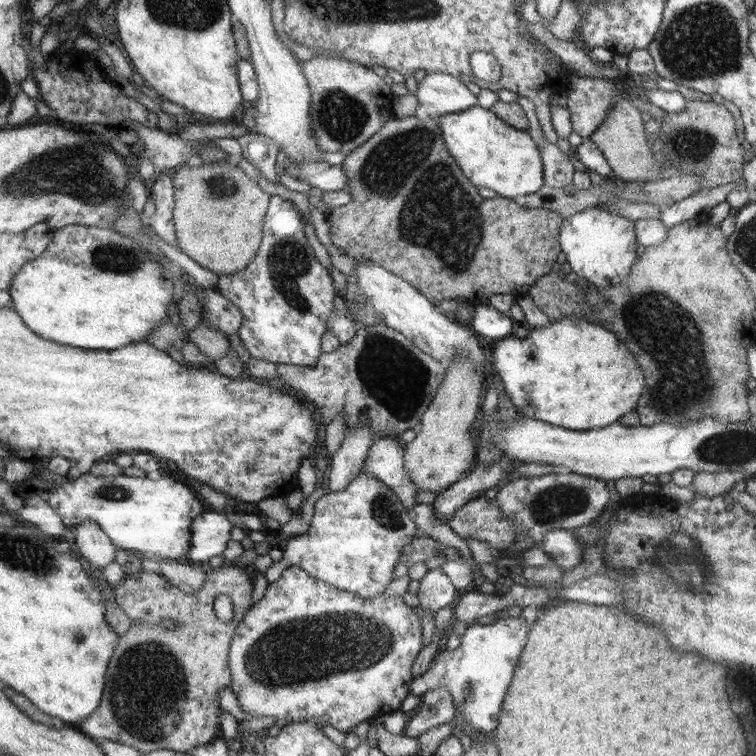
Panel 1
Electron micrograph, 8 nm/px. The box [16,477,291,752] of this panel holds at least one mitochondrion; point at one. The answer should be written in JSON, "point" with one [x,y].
{"point":[144,671]}

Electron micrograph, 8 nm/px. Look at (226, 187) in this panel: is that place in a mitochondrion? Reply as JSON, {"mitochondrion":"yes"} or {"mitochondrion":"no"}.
{"mitochondrion":"yes"}

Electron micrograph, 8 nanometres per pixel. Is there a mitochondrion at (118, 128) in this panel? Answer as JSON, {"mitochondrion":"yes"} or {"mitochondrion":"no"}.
{"mitochondrion":"no"}

